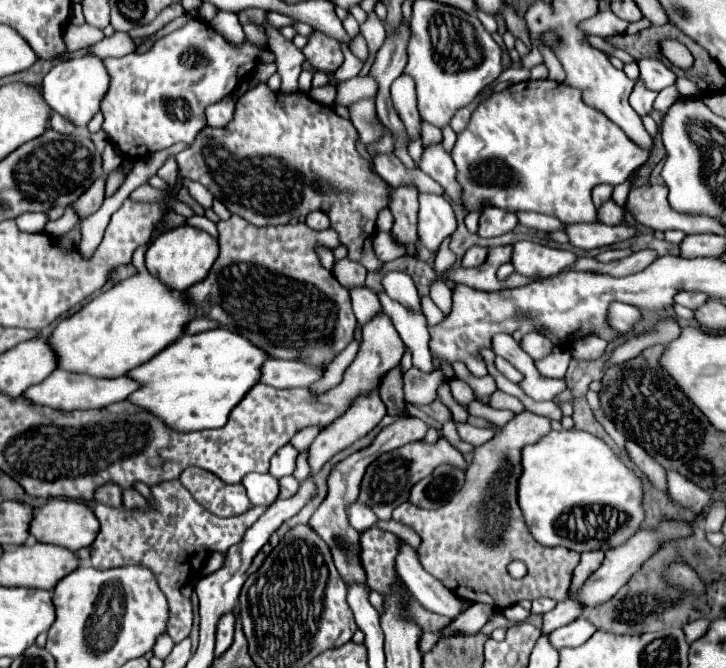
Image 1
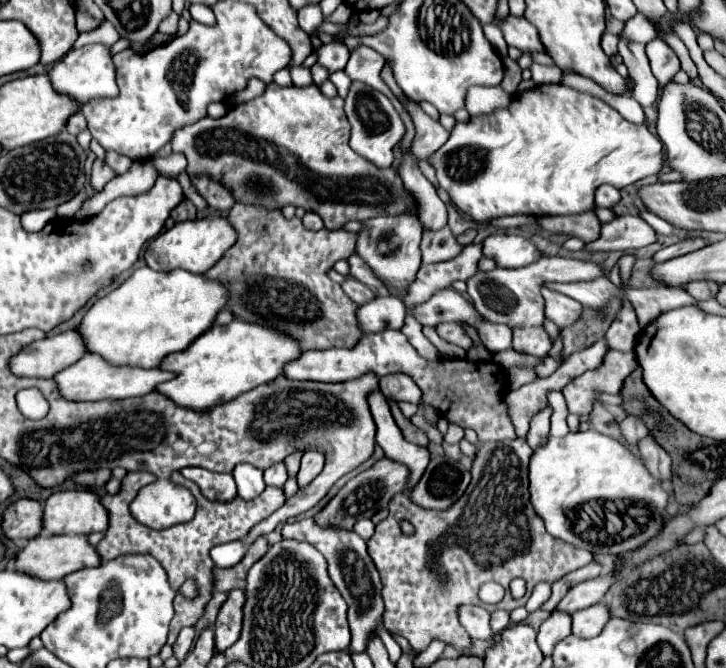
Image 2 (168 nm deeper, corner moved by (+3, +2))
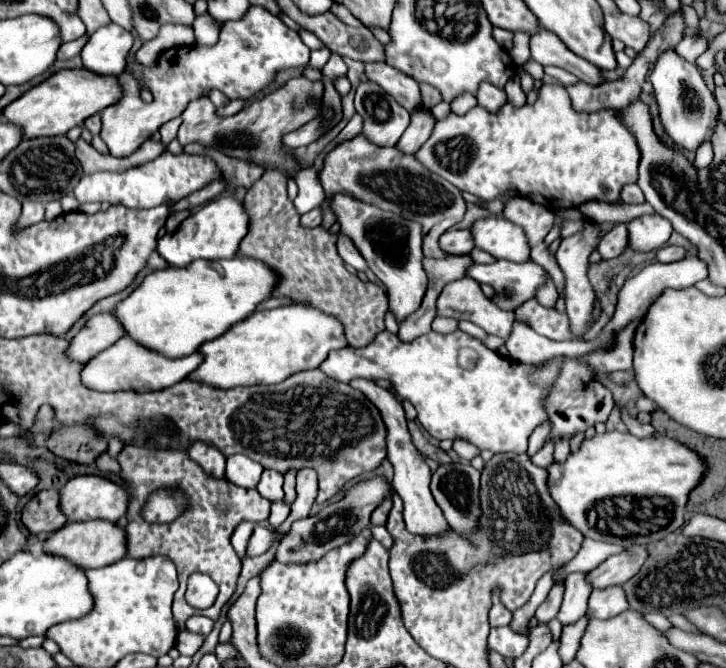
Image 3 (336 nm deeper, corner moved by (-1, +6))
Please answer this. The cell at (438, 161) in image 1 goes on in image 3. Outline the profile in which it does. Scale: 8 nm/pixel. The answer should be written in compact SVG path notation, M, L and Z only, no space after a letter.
M386 62L366 64L364 72L366 72L368 80L376 82L378 86L382 86L408 112L412 112L418 106L422 106L418 82L414 78L408 78L408 74L404 74L404 72L400 72L400 70L392 68L392 66L388 66Z

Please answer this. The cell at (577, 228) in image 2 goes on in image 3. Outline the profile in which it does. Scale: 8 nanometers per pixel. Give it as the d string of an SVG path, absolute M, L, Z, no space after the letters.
M616 224L610 232L606 232L598 244L598 252L602 254L604 260L612 260L624 254L628 248L628 226L626 224Z

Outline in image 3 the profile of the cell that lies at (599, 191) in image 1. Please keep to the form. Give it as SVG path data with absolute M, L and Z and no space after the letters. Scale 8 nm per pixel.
M626 184L626 186L622 188L620 198L622 198L624 202L630 202L630 204L642 204L642 202L644 202L644 194L642 194L642 190L638 188L638 184Z

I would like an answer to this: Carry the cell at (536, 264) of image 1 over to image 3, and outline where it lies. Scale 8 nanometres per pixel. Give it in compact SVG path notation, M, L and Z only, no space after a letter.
M502 216L480 218L472 224L470 232L476 248L486 250L494 258L504 258L512 262L530 260L530 246L524 230L504 220Z

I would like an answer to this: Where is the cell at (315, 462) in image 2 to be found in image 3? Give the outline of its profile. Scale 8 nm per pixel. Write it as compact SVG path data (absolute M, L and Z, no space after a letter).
M302 468L296 474L296 500L292 504L290 516L276 530L279 533L287 533L294 520L306 518L310 514L310 508L316 500L316 490L318 490L318 480L316 480L316 472L312 468Z

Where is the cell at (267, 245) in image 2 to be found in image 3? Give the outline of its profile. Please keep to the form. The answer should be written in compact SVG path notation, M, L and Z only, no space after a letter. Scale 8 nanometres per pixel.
M266 170L266 174L254 182L244 198L244 208L250 216L248 236L242 240L238 256L258 258L272 266L280 274L280 284L274 296L290 296L300 304L314 306L326 314L336 316L346 330L346 338L352 348L364 348L384 326L388 310L386 292L370 282L362 282L358 276L346 270L344 260L336 250L336 236L318 228L304 228L294 202L286 190L288 176L278 170Z

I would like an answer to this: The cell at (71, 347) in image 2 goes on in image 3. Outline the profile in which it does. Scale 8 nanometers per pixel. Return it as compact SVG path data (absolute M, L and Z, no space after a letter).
M112 312L98 314L86 322L86 326L76 334L68 348L68 356L78 362L88 362L114 342L124 336L118 318Z

